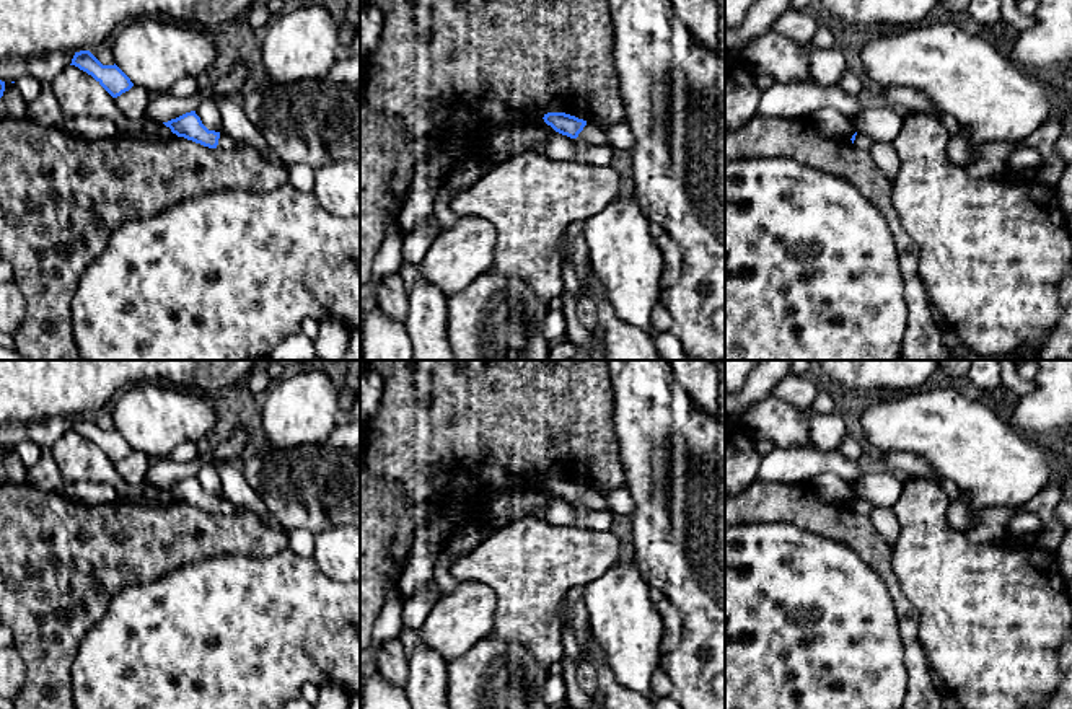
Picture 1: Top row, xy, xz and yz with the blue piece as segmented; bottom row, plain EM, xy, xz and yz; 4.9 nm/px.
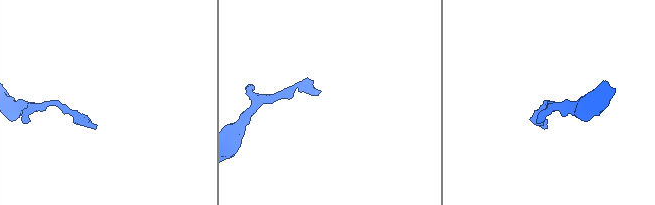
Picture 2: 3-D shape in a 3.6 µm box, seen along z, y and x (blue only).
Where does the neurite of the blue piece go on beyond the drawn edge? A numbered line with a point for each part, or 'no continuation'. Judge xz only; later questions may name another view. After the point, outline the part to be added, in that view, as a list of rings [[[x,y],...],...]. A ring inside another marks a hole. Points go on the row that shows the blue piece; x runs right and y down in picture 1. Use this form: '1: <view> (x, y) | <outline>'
1: xz (592, 134) | [[[588,121],[583,130],[578,134],[578,139],[593,145],[608,147],[608,137],[596,126],[596,122]]]

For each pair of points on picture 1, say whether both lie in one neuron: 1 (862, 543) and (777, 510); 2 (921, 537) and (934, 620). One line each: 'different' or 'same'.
1: same
2: same

